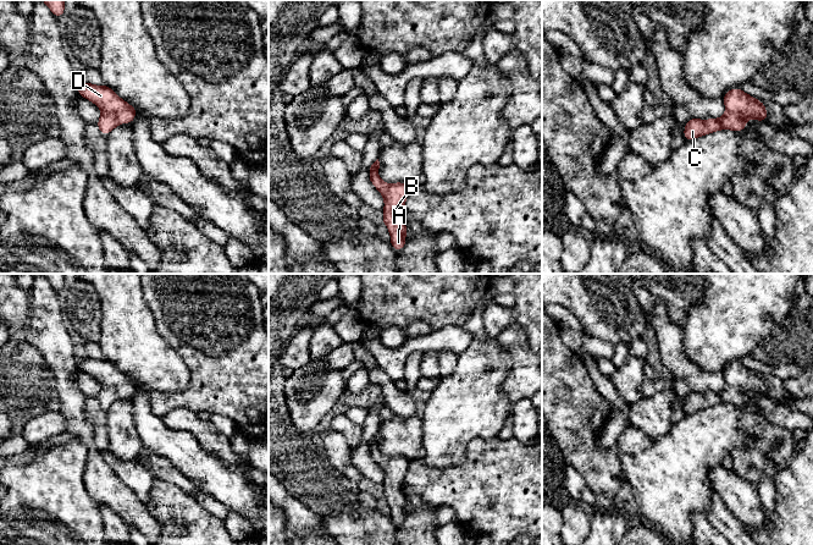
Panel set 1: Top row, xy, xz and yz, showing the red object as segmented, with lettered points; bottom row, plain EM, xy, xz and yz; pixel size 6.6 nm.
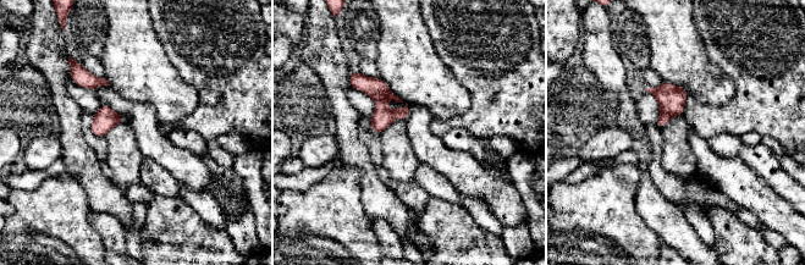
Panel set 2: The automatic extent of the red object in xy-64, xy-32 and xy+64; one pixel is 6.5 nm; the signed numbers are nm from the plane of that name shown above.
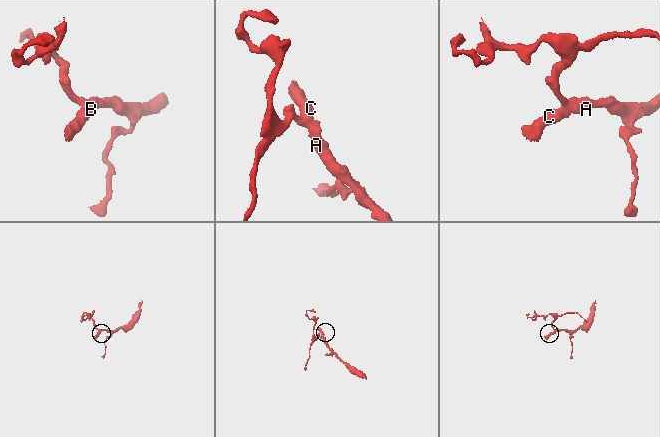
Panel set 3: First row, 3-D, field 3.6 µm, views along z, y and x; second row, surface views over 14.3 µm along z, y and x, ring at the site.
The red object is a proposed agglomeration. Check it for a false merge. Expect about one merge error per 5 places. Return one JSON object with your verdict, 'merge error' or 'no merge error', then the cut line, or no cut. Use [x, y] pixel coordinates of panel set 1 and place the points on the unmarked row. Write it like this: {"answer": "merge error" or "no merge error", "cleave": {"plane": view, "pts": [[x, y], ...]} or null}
{"answer": "no merge error", "cleave": null}

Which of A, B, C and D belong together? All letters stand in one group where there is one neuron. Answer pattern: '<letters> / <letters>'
A B C D

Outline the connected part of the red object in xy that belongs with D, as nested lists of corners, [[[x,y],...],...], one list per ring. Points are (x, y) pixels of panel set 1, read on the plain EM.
[[[77,356],[78,369],[94,376],[100,384],[101,390],[96,396],[100,407],[106,411],[121,396],[132,397],[137,389],[137,382],[121,373],[110,360],[95,359]]]

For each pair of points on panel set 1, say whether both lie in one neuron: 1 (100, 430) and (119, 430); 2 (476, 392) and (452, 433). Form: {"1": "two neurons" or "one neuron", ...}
{"1": "two neurons", "2": "one neuron"}

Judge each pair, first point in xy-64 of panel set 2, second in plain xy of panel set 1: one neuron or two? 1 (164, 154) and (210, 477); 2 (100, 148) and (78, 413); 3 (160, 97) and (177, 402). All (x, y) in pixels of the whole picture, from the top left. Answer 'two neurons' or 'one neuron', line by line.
1: one neuron
2: two neurons
3: two neurons

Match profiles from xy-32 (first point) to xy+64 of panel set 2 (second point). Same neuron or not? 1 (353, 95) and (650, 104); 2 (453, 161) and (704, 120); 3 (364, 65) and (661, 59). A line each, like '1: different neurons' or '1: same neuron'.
1: same neuron
2: different neurons
3: different neurons

